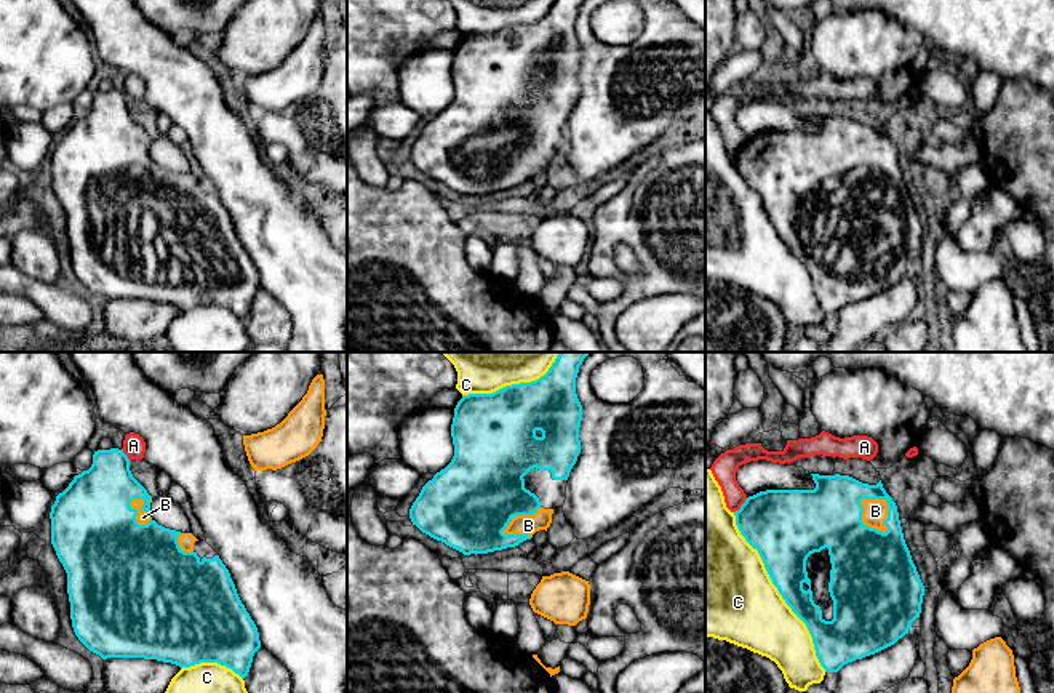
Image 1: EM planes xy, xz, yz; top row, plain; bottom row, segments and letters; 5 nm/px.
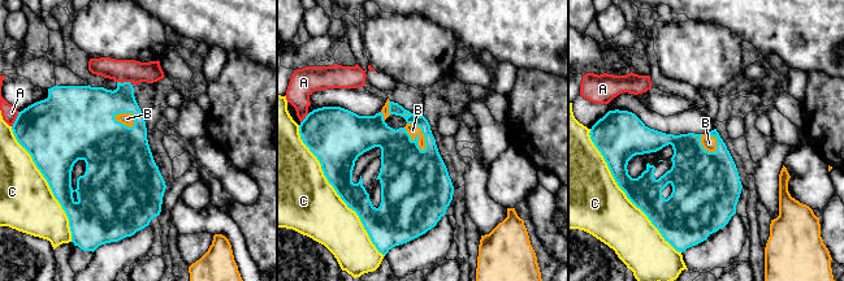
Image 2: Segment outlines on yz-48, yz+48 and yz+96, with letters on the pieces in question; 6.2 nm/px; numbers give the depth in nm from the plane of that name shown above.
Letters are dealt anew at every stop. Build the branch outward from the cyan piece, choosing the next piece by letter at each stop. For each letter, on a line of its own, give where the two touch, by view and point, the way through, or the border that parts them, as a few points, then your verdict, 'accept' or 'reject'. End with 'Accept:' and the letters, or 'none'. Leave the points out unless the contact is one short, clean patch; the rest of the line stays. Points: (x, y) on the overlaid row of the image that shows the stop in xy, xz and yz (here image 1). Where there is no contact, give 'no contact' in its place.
A: contact yz (741, 506); reject
B: contact yz (861, 520); accept
C: contact yz (779, 592); reject
Accept: B

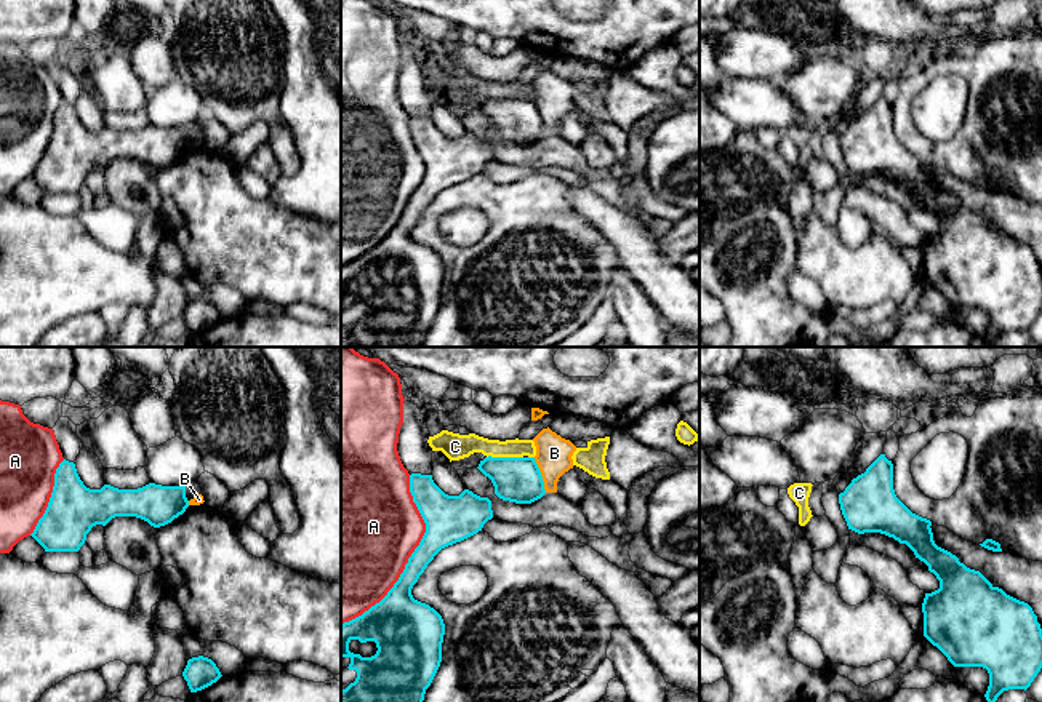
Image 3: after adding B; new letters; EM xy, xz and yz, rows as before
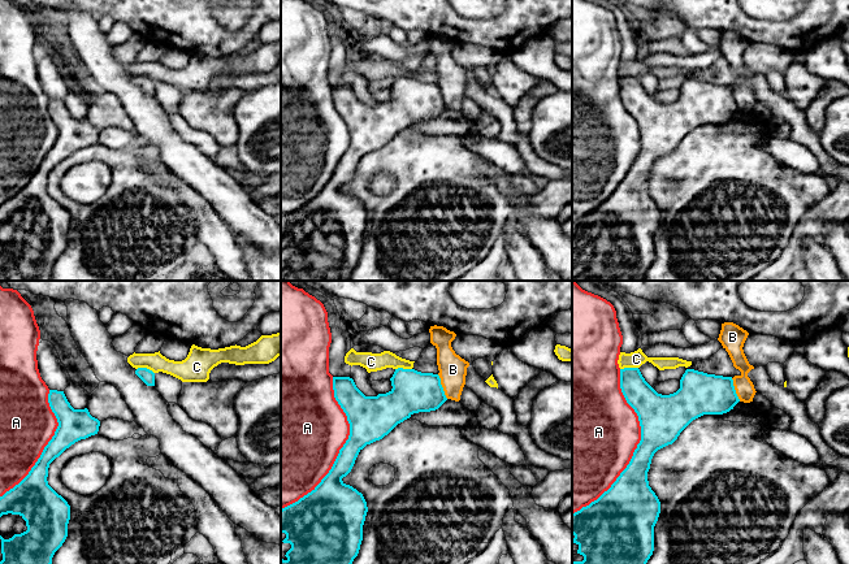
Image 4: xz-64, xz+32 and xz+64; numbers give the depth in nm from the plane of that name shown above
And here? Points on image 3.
A: contact xz (410, 557); reject
B: contact xz (540, 475); border xz (533, 458), (546, 491); reject
C: contact xz (504, 458); reject
Accept: none

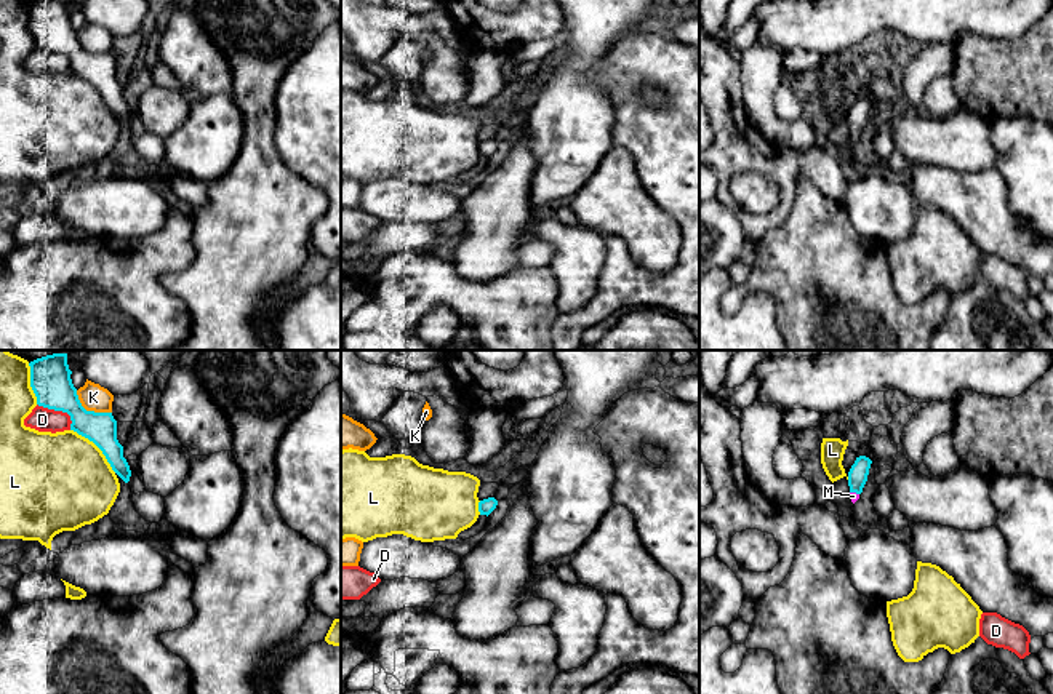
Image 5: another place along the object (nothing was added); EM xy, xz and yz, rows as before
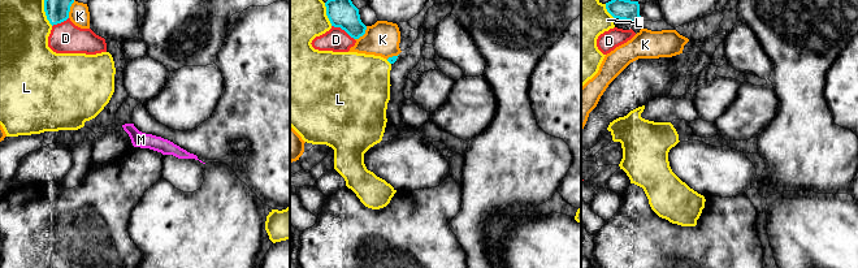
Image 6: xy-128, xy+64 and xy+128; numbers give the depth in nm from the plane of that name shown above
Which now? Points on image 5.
D: contact xy (60, 410); reject
K: contact xy (90, 411); reject
L: contact xy (96, 445); reject
M: contact yz (855, 491); way yz (858, 474), (855, 491), (853, 496); accept
Accept: M

